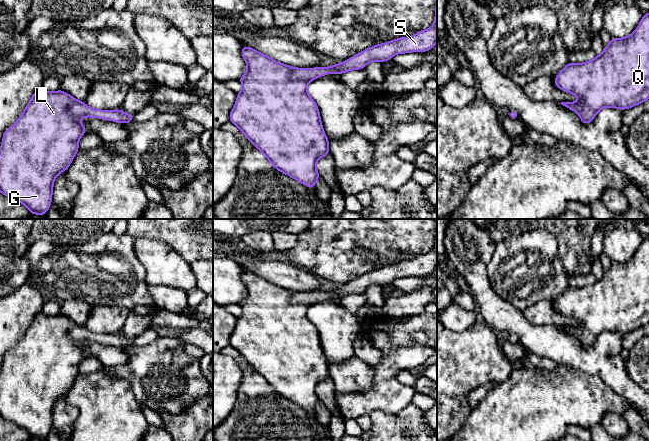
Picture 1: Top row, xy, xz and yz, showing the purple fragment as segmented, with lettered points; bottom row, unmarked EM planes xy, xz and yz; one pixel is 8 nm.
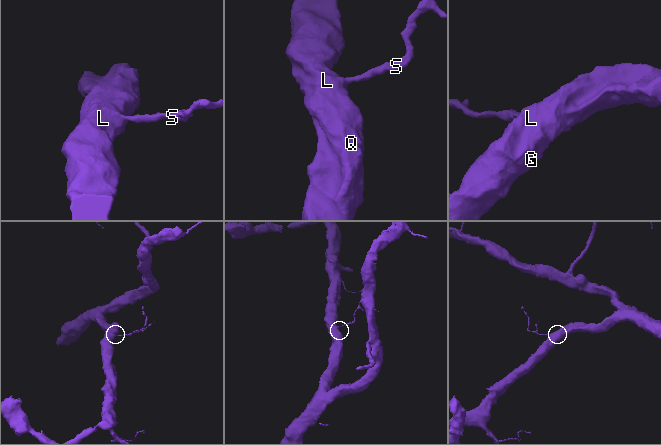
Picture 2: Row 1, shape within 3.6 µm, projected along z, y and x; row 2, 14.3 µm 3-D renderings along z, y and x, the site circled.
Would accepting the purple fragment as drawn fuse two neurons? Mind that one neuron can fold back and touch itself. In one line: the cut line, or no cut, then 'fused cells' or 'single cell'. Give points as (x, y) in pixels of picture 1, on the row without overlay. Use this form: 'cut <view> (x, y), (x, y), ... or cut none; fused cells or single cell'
cut none; single cell

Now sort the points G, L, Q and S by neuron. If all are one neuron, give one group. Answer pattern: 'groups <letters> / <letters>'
groups G L Q S

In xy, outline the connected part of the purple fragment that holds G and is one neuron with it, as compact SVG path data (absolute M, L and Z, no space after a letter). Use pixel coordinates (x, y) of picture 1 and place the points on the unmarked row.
M36 314L18 344L3 357L0 370L0 417L22 427L31 439L44 440L52 427L53 408L57 400L66 395L79 375L79 364L87 355L80 342L92 341L127 348L135 339L127 338L121 333L99 334L90 332L85 326L78 325L63 314L47 316Z

